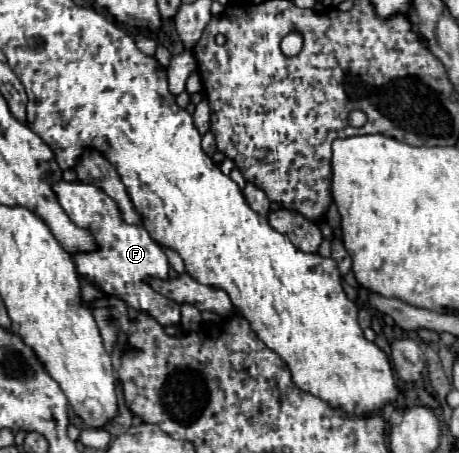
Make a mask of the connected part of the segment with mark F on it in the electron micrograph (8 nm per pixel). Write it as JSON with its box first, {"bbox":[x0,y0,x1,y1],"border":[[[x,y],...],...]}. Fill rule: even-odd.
{"bbox":[54,181,180,325],"border":[[[60,181],[54,185],[54,191],[58,195],[58,201],[62,209],[68,213],[68,217],[84,229],[90,229],[96,243],[98,251],[92,253],[78,253],[74,255],[76,271],[96,283],[106,295],[122,299],[128,307],[136,311],[144,311],[146,315],[154,317],[160,325],[178,325],[180,323],[180,305],[160,293],[156,293],[148,285],[148,277],[161,280],[169,278],[170,265],[166,253],[162,247],[150,237],[144,225],[128,225],[124,219],[120,219],[120,209],[114,199],[110,199],[102,189],[88,185],[88,183],[66,183]]]}

